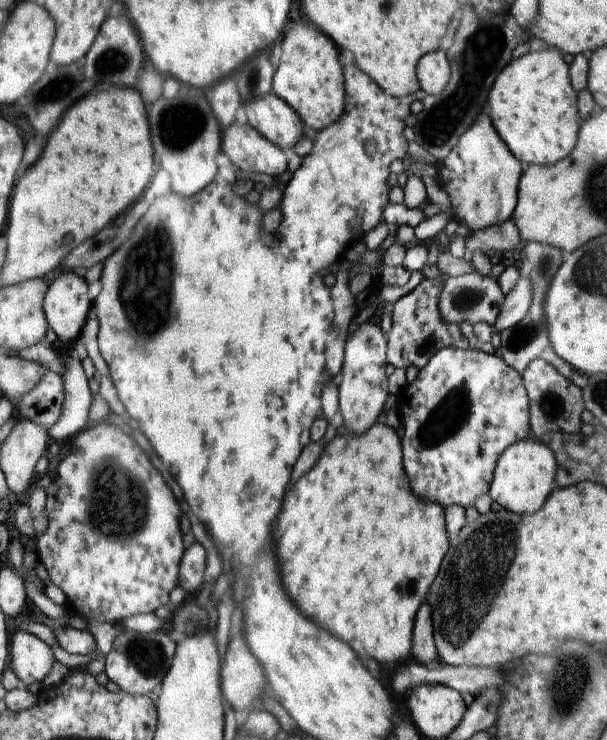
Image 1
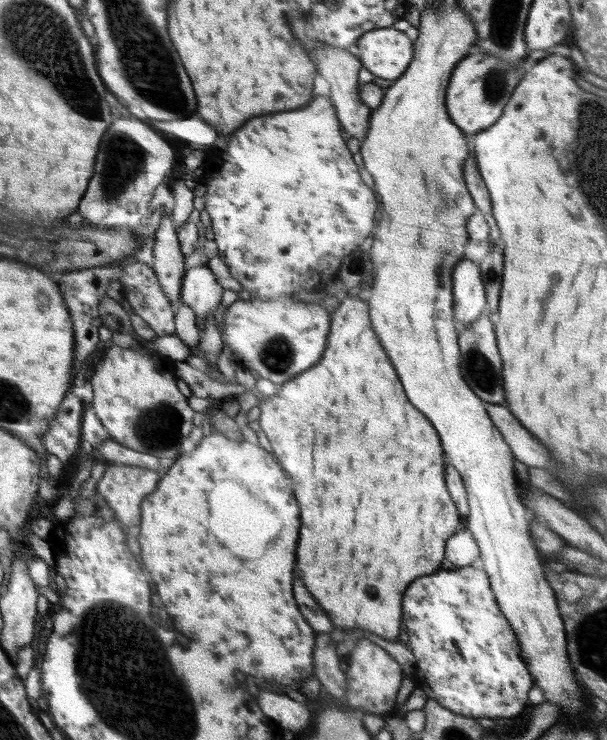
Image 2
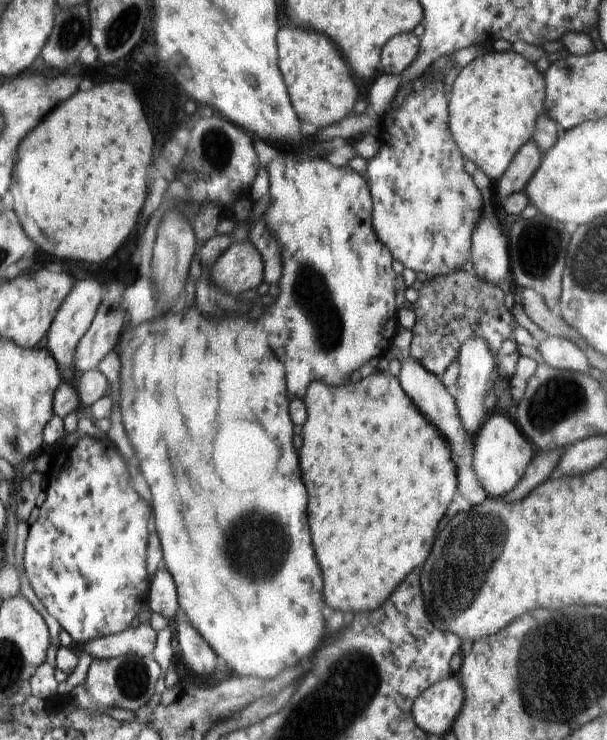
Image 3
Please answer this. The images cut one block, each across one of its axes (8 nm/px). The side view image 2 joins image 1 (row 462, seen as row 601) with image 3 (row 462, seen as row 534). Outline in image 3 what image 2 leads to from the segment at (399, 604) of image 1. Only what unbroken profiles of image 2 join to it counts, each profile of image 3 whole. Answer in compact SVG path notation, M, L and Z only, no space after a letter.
M376 370L374 374L363 378L360 382L348 384L348 386L326 386L318 381L311 382L305 394L304 402L308 408L308 420L302 430L304 446L300 450L300 468L302 468L302 478L304 478L304 484L308 490L308 522L310 522L312 546L314 546L320 570L324 574L324 600L334 610L370 612L370 610L380 608L382 602L398 588L398 584L412 570L422 568L422 564L426 562L426 558L432 550L438 522L444 518L446 508L455 498L458 481L449 444L431 422L422 418L422 414L418 412L412 399L398 384L398 380L399 378L394 377L389 371Z

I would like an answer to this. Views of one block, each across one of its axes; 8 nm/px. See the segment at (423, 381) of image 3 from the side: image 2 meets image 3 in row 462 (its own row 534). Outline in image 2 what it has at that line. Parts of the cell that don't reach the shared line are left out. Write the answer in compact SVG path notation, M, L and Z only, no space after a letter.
M463 526L448 540L445 546L446 565L453 567L478 564L479 544L473 534Z

